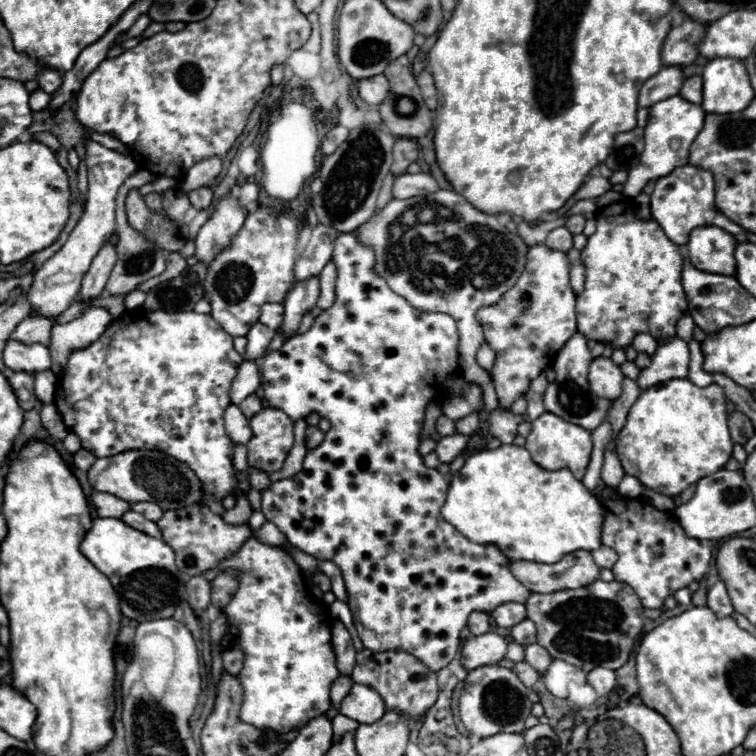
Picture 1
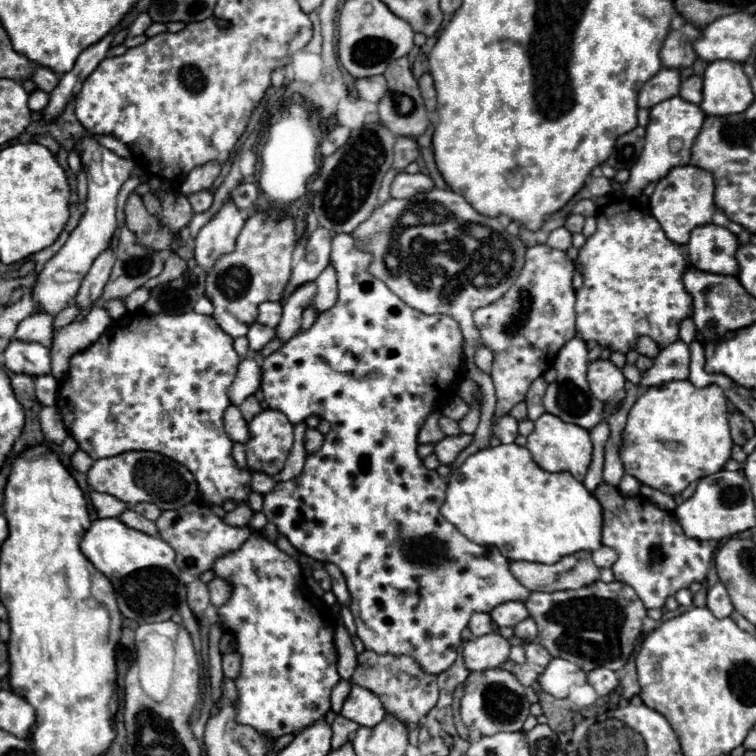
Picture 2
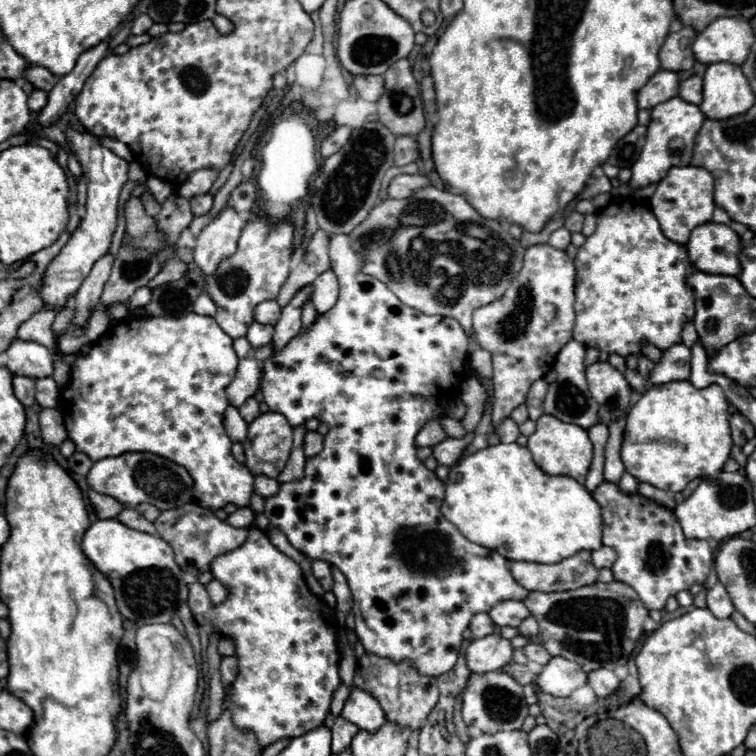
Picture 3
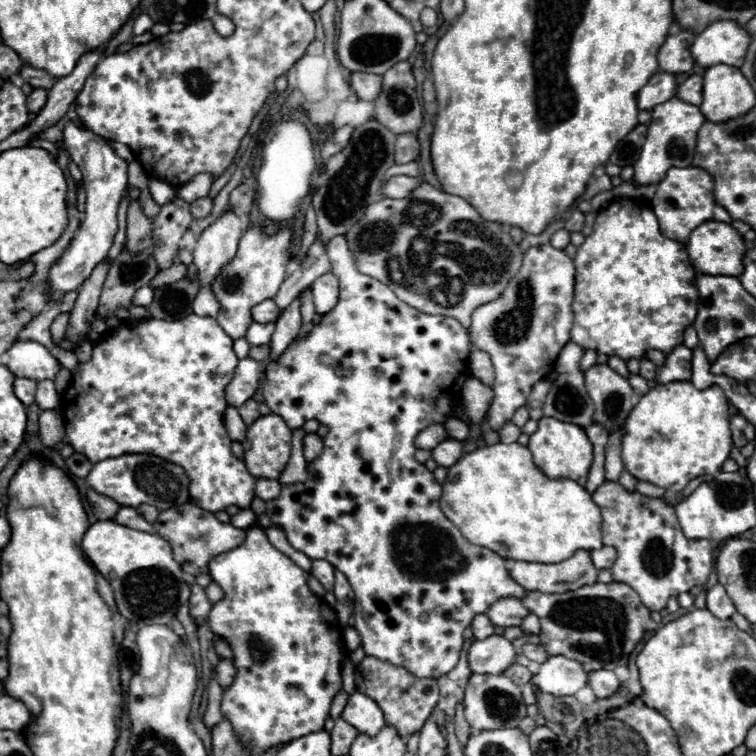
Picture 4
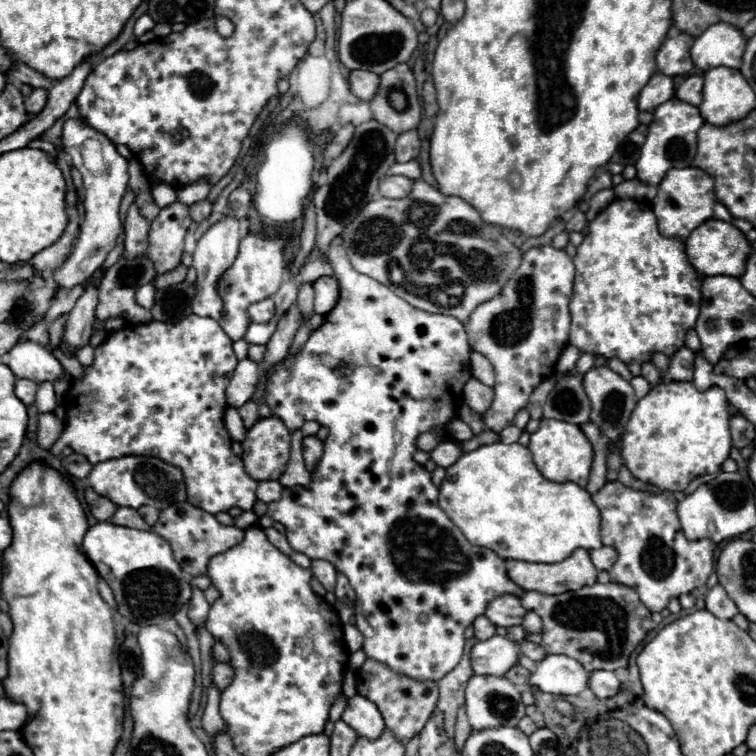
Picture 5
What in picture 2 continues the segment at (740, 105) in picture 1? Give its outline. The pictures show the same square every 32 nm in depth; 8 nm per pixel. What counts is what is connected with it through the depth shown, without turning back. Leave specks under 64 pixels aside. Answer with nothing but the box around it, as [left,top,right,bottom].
[700,60,754,116]

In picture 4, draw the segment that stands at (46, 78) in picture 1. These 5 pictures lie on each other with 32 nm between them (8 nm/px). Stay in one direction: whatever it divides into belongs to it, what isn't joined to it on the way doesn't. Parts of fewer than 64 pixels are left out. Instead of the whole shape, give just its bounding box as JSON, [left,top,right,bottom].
[20,64,56,90]

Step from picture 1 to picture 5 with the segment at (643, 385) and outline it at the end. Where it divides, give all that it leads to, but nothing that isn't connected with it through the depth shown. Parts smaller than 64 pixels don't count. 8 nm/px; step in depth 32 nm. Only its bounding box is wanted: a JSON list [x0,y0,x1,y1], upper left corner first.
[662,346,694,382]

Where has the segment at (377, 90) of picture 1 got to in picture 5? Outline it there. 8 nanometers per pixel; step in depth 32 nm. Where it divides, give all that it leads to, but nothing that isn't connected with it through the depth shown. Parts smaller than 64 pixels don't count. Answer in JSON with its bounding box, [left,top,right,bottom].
[350,72,380,100]

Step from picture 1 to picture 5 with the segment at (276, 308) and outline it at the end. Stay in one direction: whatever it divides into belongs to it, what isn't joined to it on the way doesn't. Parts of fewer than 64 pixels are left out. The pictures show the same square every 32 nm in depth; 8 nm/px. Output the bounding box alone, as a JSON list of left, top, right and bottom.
[248,298,274,322]

